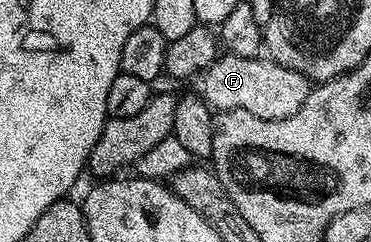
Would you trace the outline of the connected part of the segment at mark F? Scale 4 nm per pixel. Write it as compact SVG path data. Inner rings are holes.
M227 54L217 55L202 73L202 95L213 110L246 110L263 120L281 120L298 114L302 102L306 102L310 81L302 74L274 62L270 58L238 58Z

